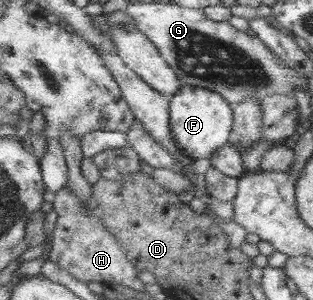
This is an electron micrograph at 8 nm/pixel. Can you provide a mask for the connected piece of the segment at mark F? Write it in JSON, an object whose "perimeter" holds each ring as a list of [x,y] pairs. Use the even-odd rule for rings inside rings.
{"perimeter":[[[186,84],[170,97],[170,104],[173,140],[186,155],[194,160],[210,161],[221,147],[226,147],[226,144],[232,142],[234,110],[233,106],[220,94]]]}

